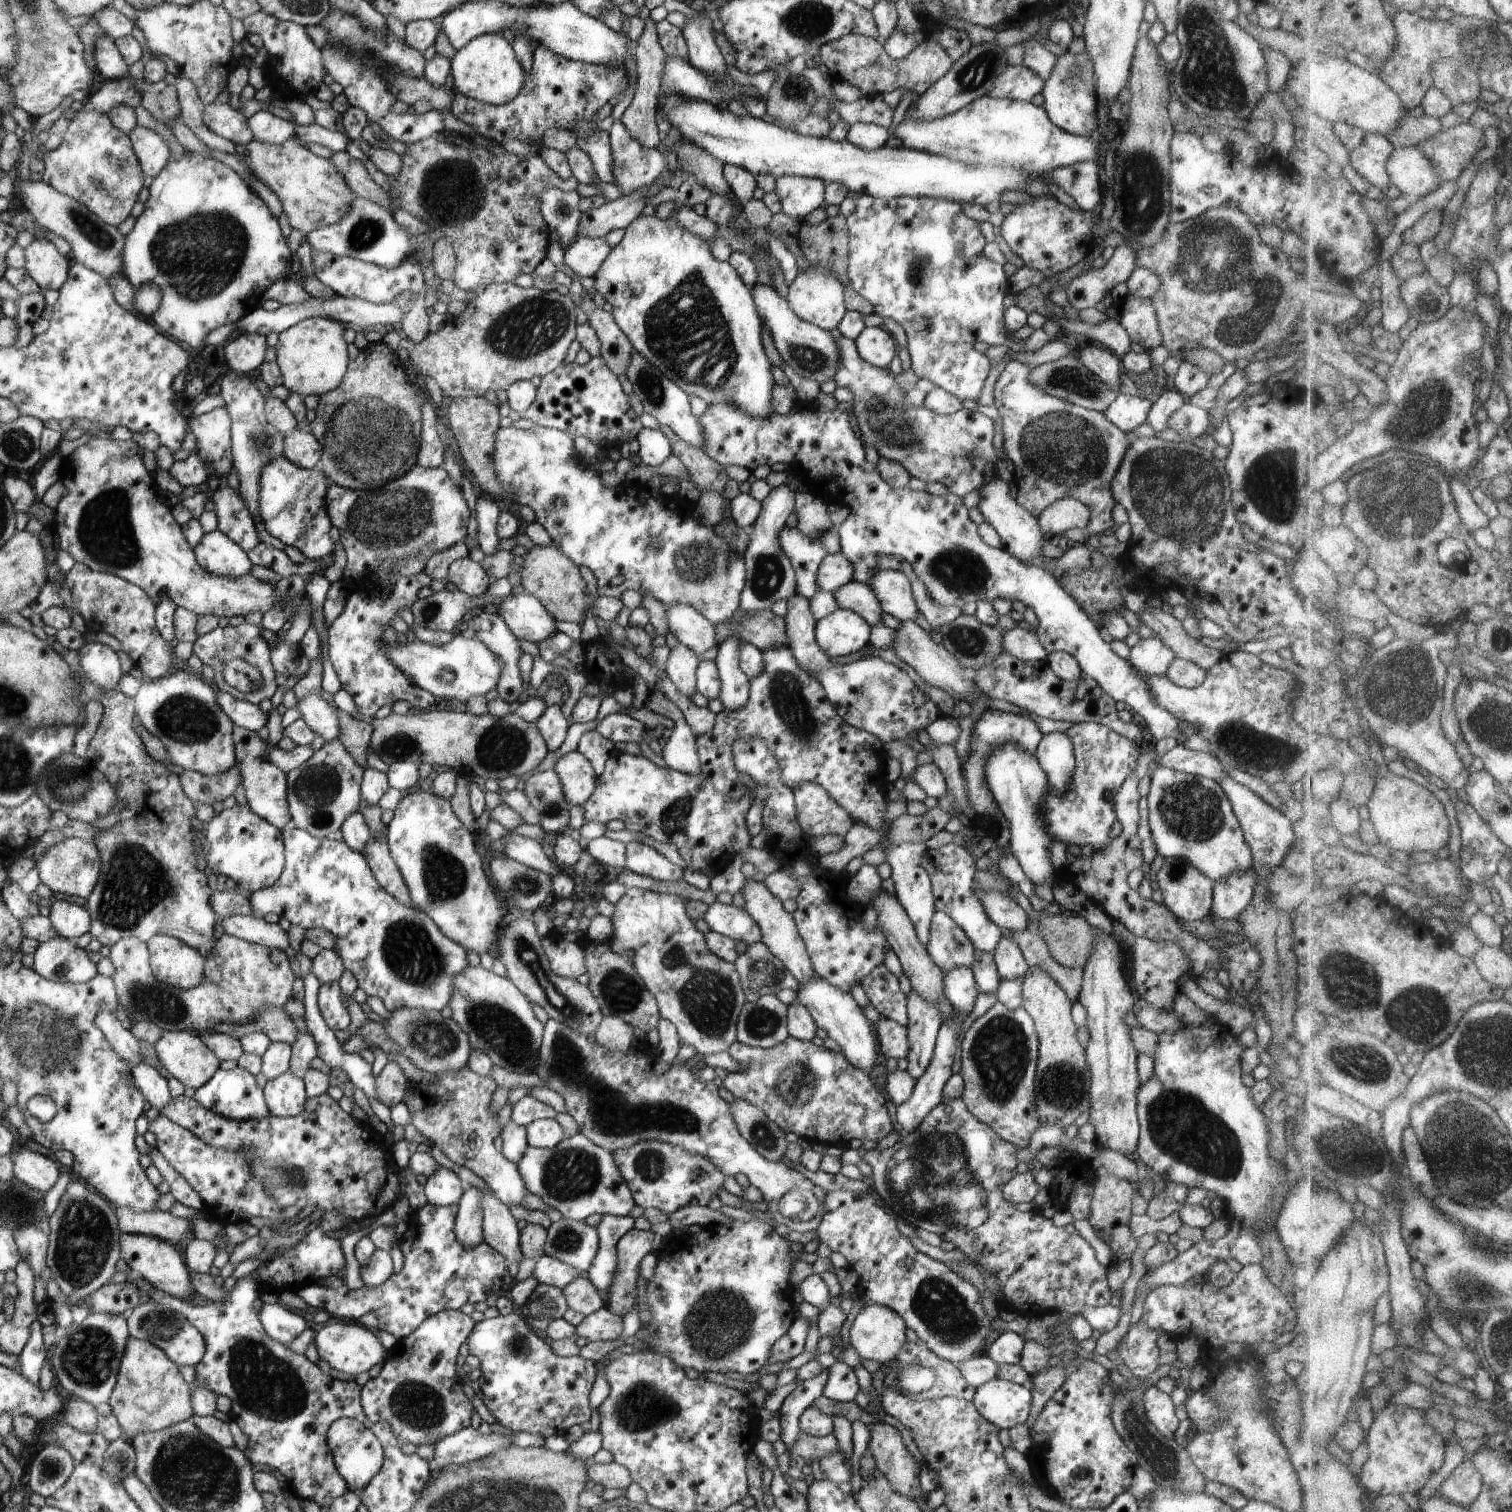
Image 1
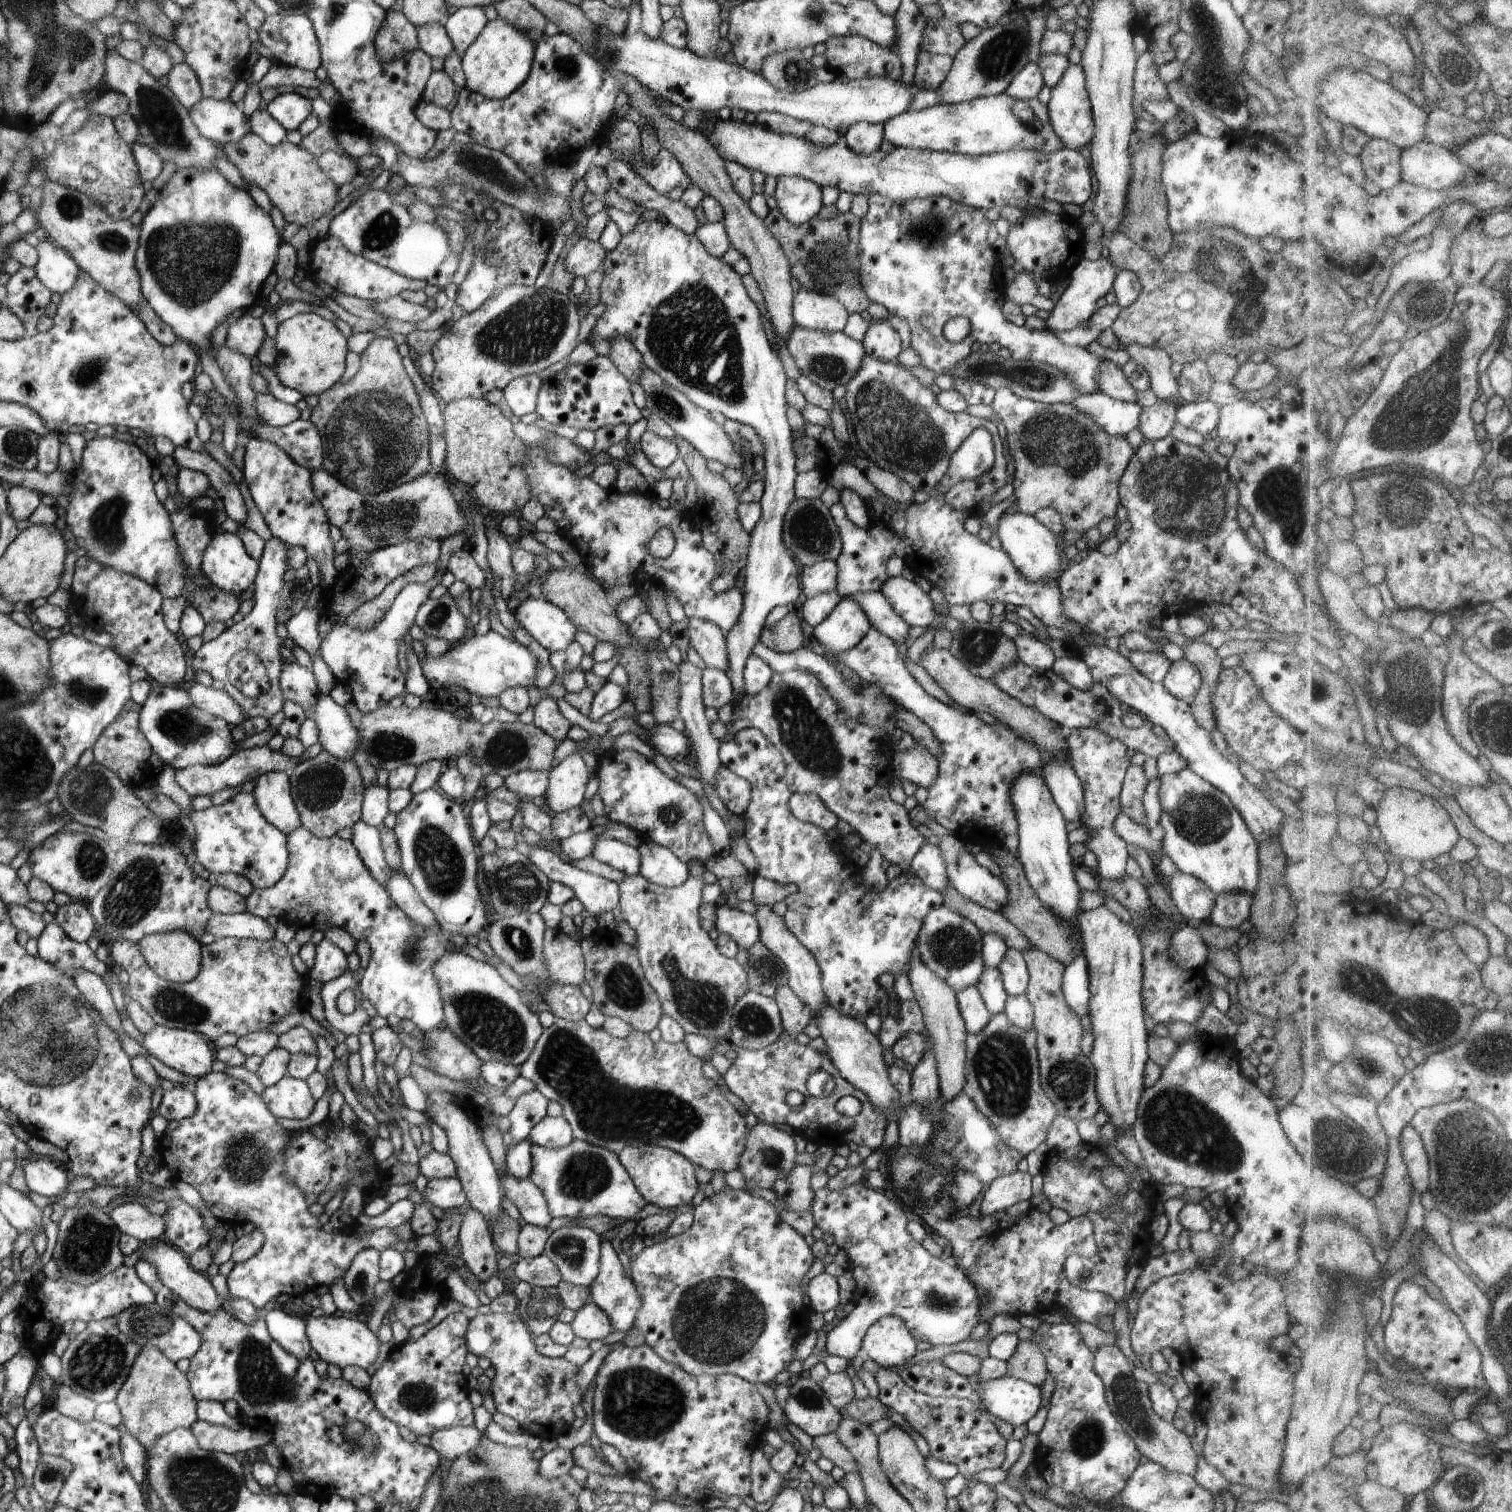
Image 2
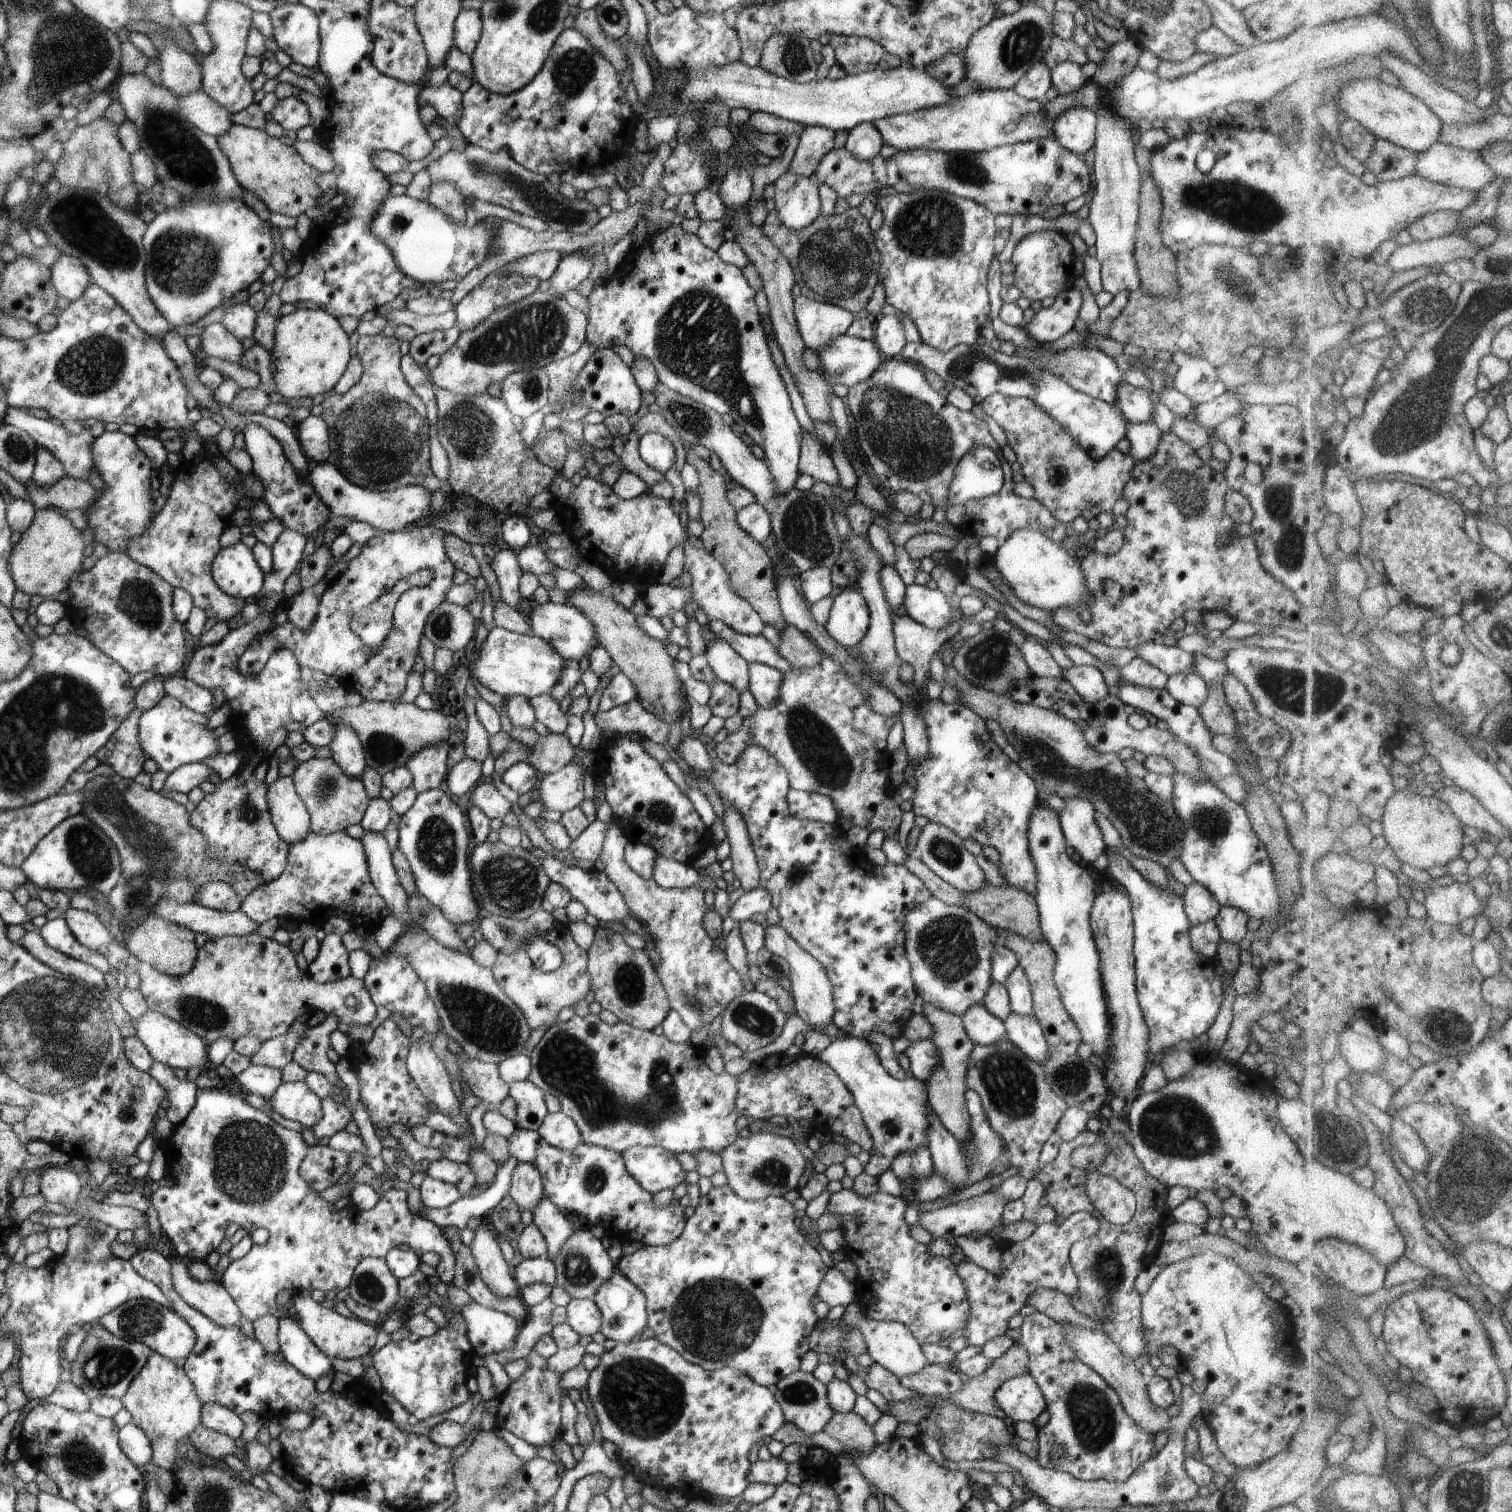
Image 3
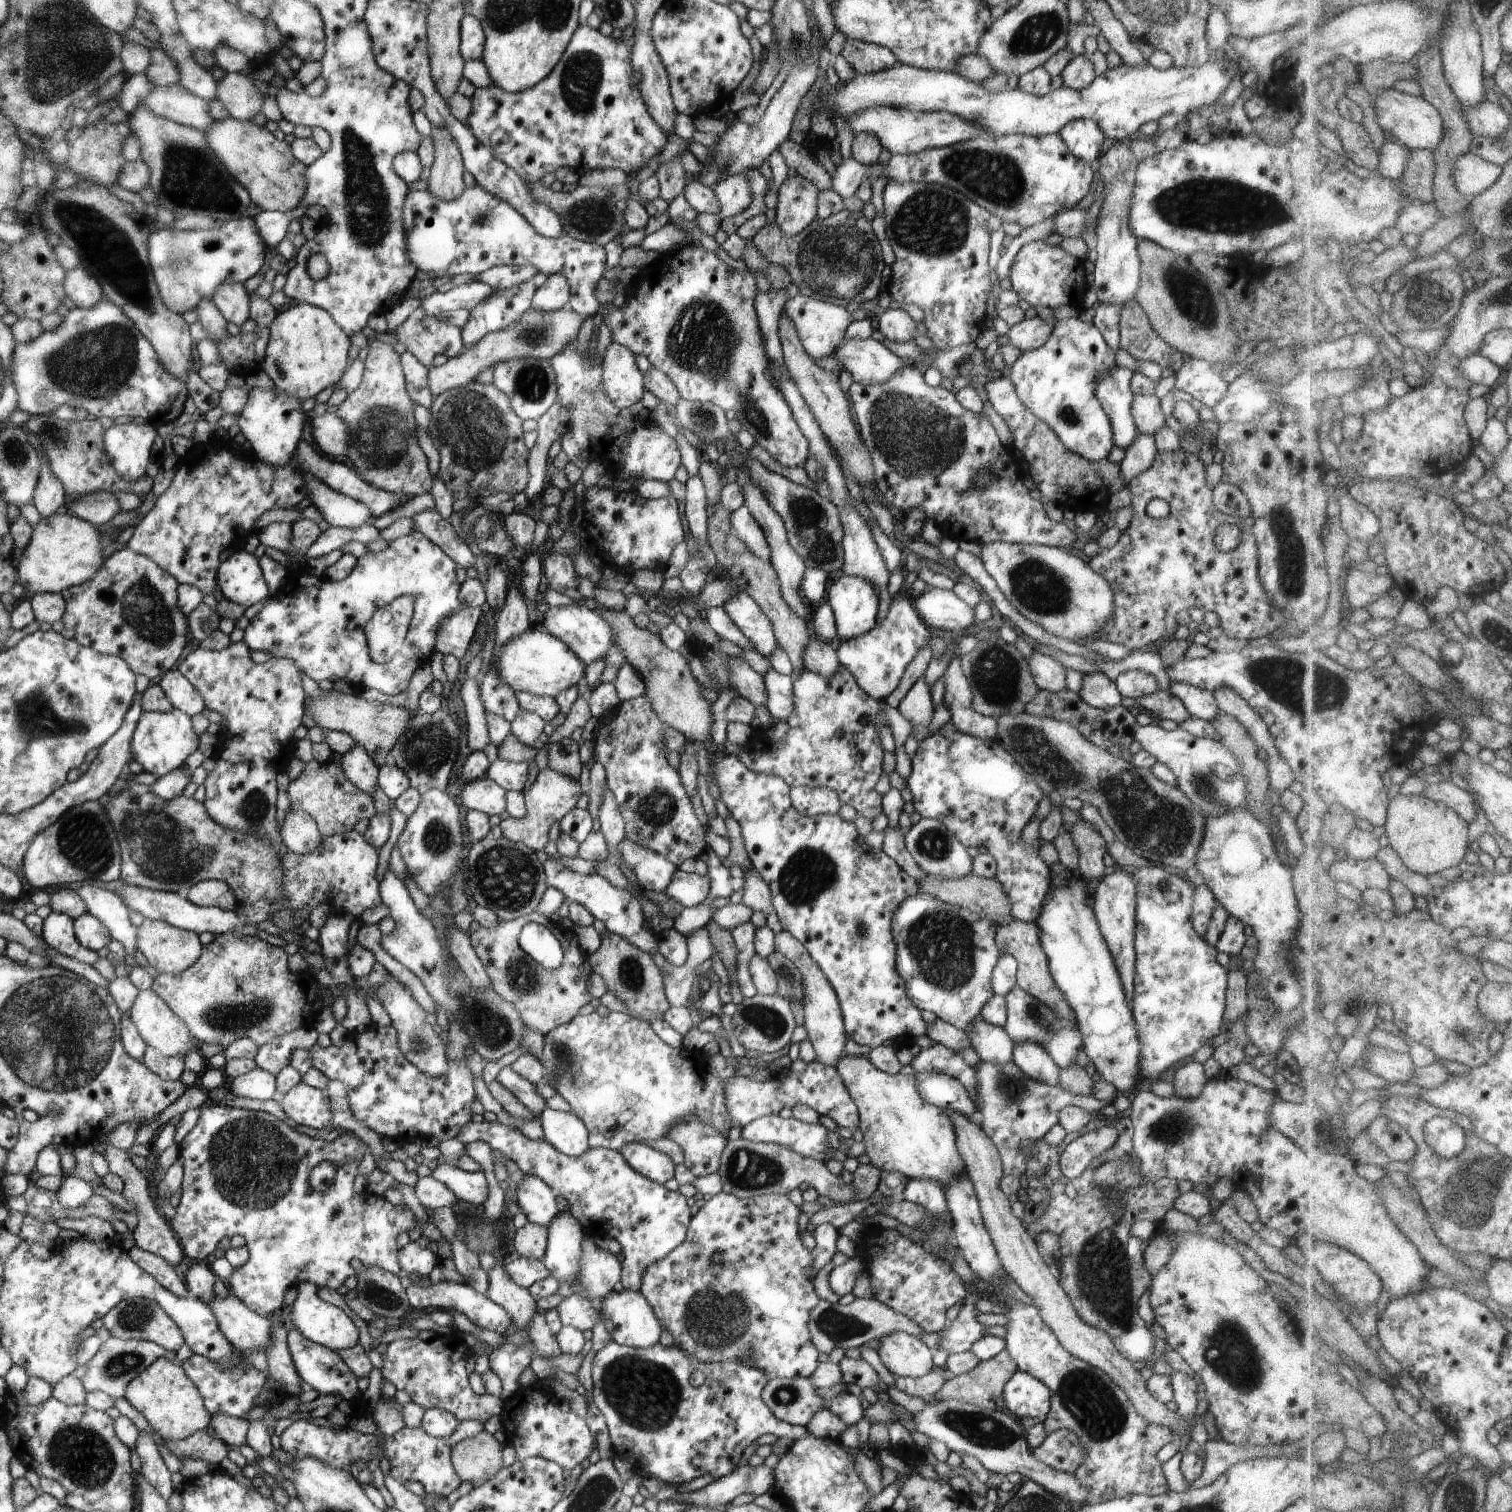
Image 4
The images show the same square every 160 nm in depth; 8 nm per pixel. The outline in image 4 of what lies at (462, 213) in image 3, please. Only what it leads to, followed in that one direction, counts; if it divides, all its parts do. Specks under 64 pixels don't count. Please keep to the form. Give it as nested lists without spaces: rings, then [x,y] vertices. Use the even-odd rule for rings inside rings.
[[[432,126],[430,134],[434,142],[434,164],[428,180],[428,191],[444,200],[454,200],[466,188],[463,180],[465,172],[461,146],[450,136],[446,128]]]

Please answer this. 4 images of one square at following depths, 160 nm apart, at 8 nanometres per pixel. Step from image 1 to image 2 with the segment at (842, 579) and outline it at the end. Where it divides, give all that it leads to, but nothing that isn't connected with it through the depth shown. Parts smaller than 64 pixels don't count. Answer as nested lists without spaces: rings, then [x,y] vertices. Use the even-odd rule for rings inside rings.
[[[832,560],[818,562],[806,566],[800,572],[800,586],[802,594],[806,598],[814,598],[820,594],[836,591],[838,576],[838,566]]]

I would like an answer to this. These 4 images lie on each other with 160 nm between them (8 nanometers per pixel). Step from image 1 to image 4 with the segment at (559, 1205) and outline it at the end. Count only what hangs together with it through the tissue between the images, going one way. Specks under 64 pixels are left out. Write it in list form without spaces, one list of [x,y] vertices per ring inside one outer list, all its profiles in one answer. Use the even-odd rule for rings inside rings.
[[[498,1121],[468,1123],[456,1139],[464,1144],[486,1142],[493,1150],[514,1161],[524,1175],[536,1176],[555,1195],[566,1198],[569,1214],[578,1222],[588,1220],[594,1228],[600,1228],[596,1232],[618,1241],[624,1252],[619,1285],[623,1289],[639,1291],[646,1268],[664,1260],[686,1240],[693,1218],[687,1198],[679,1191],[670,1192],[664,1184],[635,1172],[618,1151],[590,1147],[582,1156],[566,1156],[547,1141],[530,1140],[519,1130],[510,1130]]]

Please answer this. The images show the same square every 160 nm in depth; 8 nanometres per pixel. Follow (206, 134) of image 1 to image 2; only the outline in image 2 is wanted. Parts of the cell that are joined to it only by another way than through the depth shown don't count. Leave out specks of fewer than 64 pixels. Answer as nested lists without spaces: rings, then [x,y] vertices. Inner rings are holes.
[[[186,62],[172,66],[166,75],[168,75],[169,89],[176,94],[178,101],[186,109],[192,108],[204,97],[197,74]]]

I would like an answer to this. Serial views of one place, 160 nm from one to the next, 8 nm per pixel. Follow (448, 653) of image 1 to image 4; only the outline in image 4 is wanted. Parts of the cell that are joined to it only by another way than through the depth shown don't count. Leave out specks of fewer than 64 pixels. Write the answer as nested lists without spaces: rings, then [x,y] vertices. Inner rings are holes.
[[[536,624],[528,632],[520,634],[510,644],[506,644],[500,652],[498,659],[498,674],[500,678],[514,690],[530,692],[530,694],[552,697],[560,692],[577,686],[585,674],[584,662],[576,655],[576,652],[550,632],[546,632]]]

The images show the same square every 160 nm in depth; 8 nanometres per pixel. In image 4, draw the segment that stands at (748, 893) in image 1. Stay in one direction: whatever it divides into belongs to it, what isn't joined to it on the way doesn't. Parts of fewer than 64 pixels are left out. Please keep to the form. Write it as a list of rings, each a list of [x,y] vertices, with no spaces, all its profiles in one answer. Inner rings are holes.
[[[782,931],[775,935],[774,945],[776,951],[788,958],[788,961],[791,961],[802,974],[805,987],[802,999],[802,1005],[804,1005],[803,1027],[808,1033],[809,1041],[814,1046],[815,1061],[836,1068],[842,1057],[846,1056],[845,1046],[848,1040],[836,992],[832,989],[830,982],[828,982],[818,964],[815,964],[815,961],[808,955],[806,948],[794,936],[791,936],[787,931]]]

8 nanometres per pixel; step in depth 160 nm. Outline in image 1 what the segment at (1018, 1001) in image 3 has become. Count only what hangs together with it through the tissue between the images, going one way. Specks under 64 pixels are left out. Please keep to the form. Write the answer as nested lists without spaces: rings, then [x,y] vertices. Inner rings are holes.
[[[1002,936],[1002,940],[998,942],[998,948],[994,950],[993,960],[997,967],[997,972],[1002,980],[1016,980],[1016,978],[1025,978],[1029,971],[1025,957],[1020,952],[1020,948],[1016,942],[1012,942],[1012,938],[1008,940],[1008,936]]]

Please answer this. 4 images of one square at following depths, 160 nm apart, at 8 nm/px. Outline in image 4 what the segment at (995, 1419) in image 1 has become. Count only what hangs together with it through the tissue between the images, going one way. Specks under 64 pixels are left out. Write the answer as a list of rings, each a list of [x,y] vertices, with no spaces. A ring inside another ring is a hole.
[[[1018,1370],[1004,1386],[1002,1405],[1018,1419],[1039,1418],[1044,1422],[1050,1412],[1051,1398],[1050,1388],[1029,1373]]]

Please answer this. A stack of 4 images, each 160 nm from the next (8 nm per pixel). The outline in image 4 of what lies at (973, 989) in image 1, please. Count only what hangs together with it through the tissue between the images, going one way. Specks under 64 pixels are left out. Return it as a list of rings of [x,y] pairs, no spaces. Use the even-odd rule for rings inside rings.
[[[978,1018],[965,1032],[968,1034],[970,1047],[974,1048],[982,1062],[990,1064],[1012,1062],[1014,1040],[1010,1040],[1002,1026],[986,1024]]]

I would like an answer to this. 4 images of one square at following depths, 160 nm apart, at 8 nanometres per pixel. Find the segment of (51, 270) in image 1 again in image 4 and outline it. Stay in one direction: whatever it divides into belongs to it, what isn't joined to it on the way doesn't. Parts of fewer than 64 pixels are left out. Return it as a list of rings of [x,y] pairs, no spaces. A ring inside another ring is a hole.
[[[83,266],[66,271],[64,290],[80,308],[96,308],[106,298],[100,282]]]

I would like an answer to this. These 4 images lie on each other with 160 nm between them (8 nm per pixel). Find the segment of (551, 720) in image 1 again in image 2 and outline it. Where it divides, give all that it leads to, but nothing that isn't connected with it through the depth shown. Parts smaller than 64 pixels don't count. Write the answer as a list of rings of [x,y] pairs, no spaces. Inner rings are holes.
[[[551,696],[542,698],[534,706],[534,722],[533,724],[552,736],[559,744],[567,739],[568,730],[570,730],[570,722],[562,716],[556,700]]]

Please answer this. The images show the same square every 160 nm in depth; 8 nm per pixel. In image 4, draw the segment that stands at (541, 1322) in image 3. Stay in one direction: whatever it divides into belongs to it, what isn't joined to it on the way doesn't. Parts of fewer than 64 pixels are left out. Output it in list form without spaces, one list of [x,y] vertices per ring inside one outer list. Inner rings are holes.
[[[510,1342],[498,1349],[490,1350],[490,1370],[502,1381],[502,1394],[499,1398],[508,1400],[511,1393],[522,1391],[519,1378],[530,1366],[532,1352],[522,1346],[514,1346]]]

